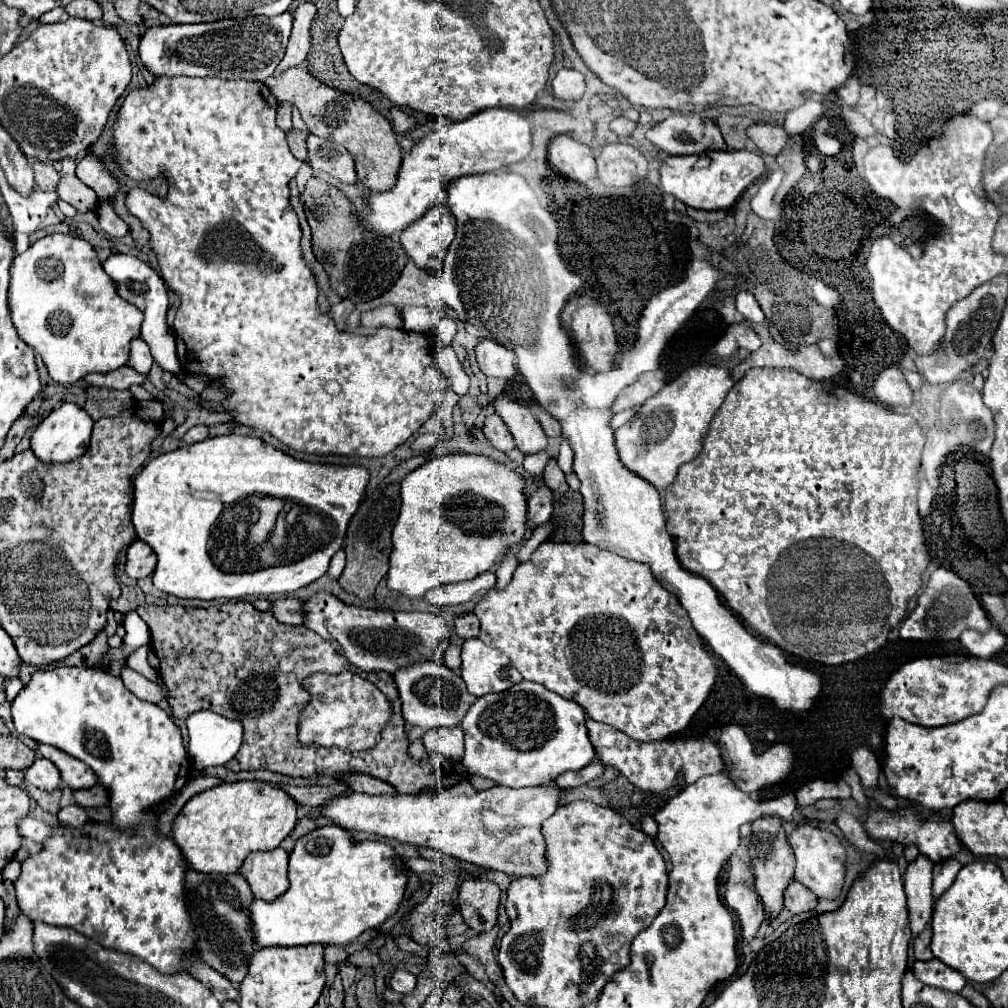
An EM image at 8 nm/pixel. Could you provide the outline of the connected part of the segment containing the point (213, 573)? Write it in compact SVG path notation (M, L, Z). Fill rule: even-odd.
M228 434L228 436L216 436L216 438L206 438L202 442L196 442L192 446L180 446L174 452L166 452L154 460L150 460L142 472L134 478L134 504L132 504L132 526L136 530L138 540L146 542L156 558L156 570L152 574L152 582L158 590L166 592L166 594L174 594L178 598L196 598L196 600L216 600L216 598L228 598L228 600L236 600L236 598L244 598L244 596L272 596L272 594L290 594L302 586L308 586L310 582L318 580L320 576L326 574L330 558L336 554L336 550L342 548L342 540L348 528L350 518L354 516L354 512L358 510L358 504L362 500L364 488L368 484L368 470L362 466L320 466L320 464L310 464L310 462L302 462L296 460L276 448L272 448L270 444L262 442L260 438L252 438L252 436L236 436L236 434ZM264 498L280 498L284 502L282 508L288 508L288 512L282 514L282 508L272 524L272 530L268 530L266 534L256 526L262 512L260 512L260 502Z

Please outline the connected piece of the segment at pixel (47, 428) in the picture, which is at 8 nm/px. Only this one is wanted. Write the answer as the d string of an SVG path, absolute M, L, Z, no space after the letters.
M62 404L60 408L52 410L32 432L30 436L30 450L34 456L46 464L58 464L58 462L72 462L80 458L90 444L92 434L92 418L84 412L84 408L76 404Z

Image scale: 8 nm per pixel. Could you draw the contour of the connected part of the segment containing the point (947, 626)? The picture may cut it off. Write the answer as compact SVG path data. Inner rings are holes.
M938 568L936 572L930 574L930 580L928 580L926 588L922 590L922 594L918 596L916 606L918 606L918 610L914 608L912 614L900 626L900 636L904 640L934 640L934 638L936 640L942 640L942 638L956 640L960 636L960 632L964 630L964 624L966 624L966 628L974 628L974 630L982 630L982 632L992 626L986 612L982 610L980 602L976 600L972 588L968 586L968 582L946 568Z

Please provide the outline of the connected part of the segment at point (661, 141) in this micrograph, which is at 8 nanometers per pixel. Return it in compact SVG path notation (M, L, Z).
M672 114L664 122L654 124L646 132L646 138L668 156L726 148L716 122L700 114Z

